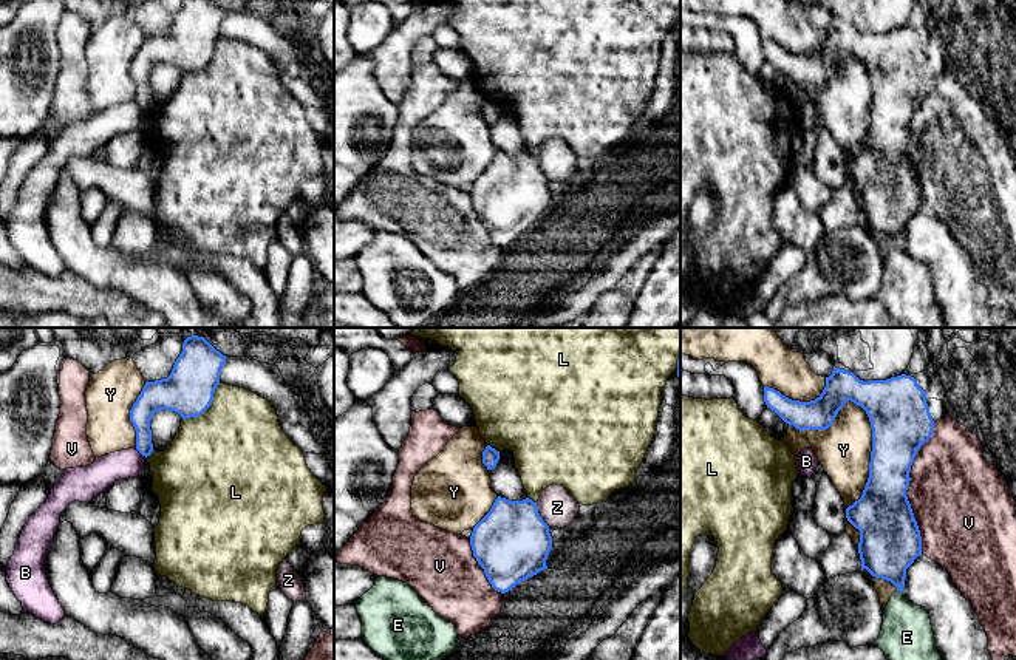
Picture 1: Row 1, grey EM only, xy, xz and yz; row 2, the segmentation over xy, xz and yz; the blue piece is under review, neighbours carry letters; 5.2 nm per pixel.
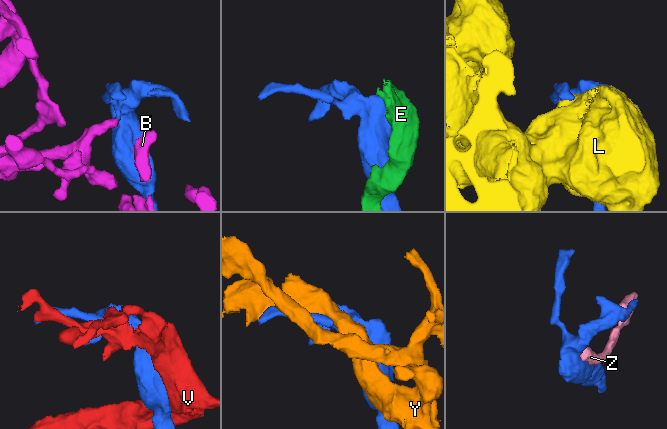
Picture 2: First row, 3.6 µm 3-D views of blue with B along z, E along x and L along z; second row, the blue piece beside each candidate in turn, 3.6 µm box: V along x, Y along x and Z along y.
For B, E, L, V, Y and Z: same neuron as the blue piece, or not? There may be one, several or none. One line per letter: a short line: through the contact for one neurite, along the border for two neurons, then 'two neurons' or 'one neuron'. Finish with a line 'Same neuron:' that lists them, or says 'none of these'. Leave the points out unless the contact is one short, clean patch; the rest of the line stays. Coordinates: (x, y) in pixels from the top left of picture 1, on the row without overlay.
B: line xy (135, 102), (146, 110); two neurons
E: two neurons
L: two neurons
V: two neurons
Y: two neurons
Z: two neurons
Same neuron: none of these

